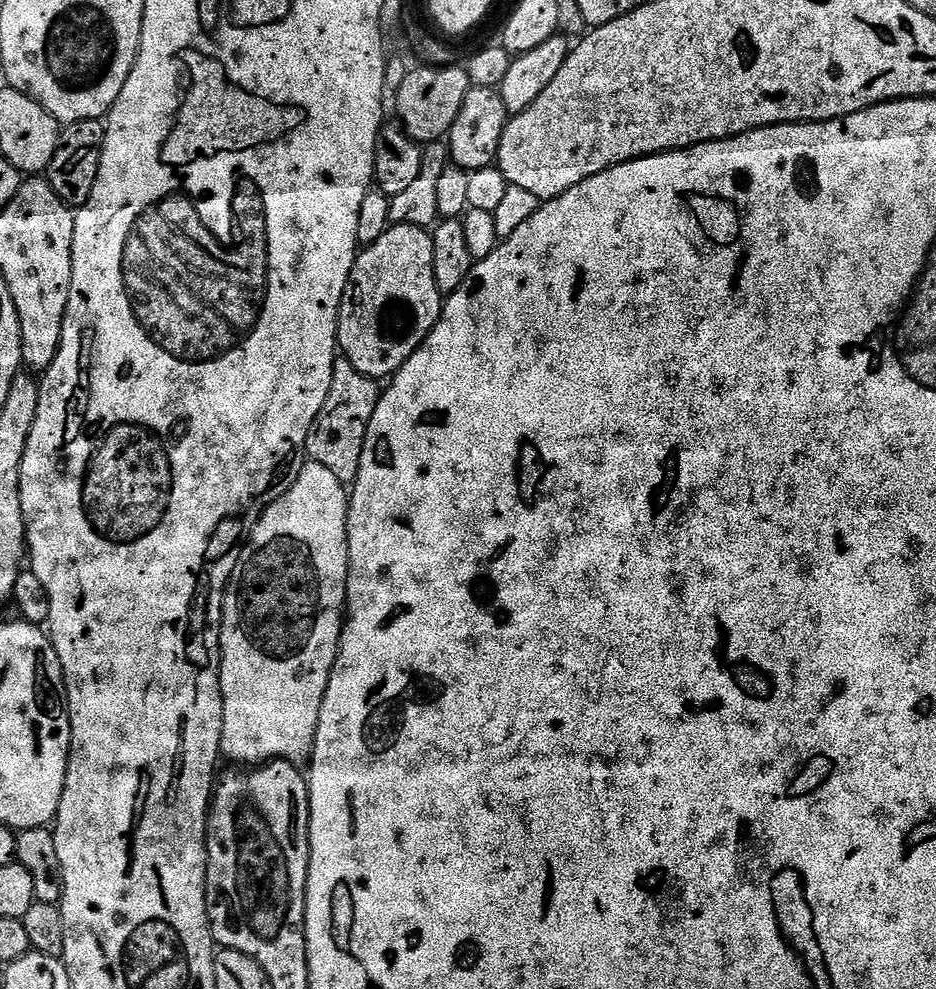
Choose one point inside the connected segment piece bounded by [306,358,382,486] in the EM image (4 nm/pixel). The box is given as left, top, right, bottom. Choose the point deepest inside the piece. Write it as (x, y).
(336, 439)

